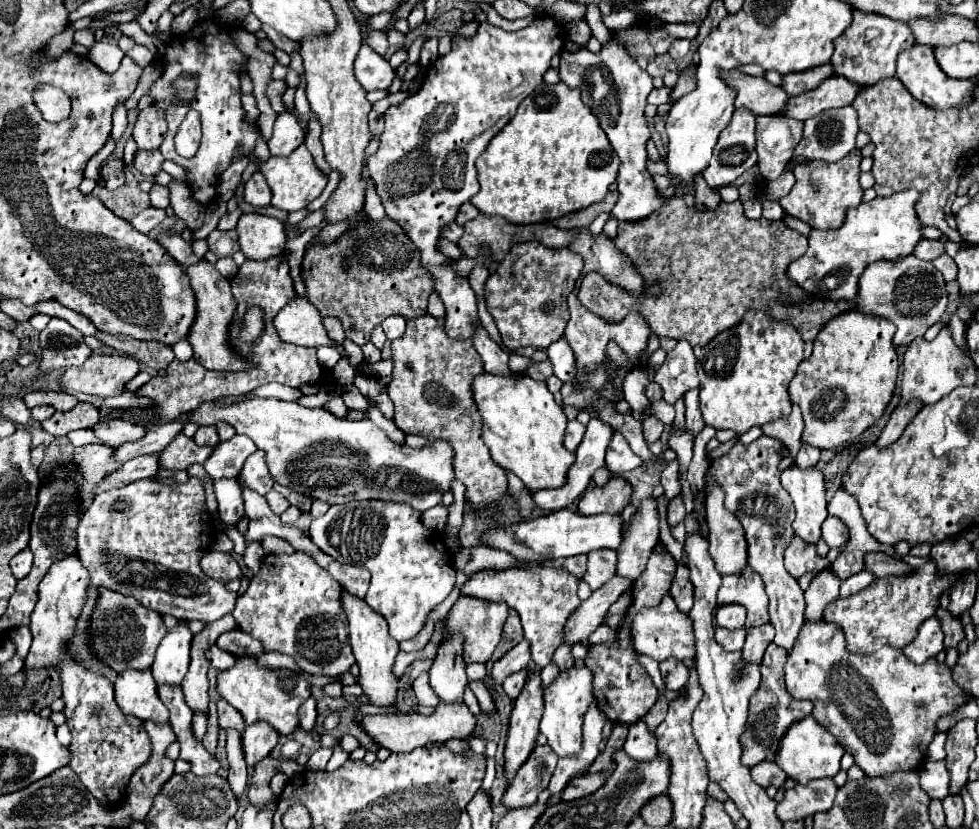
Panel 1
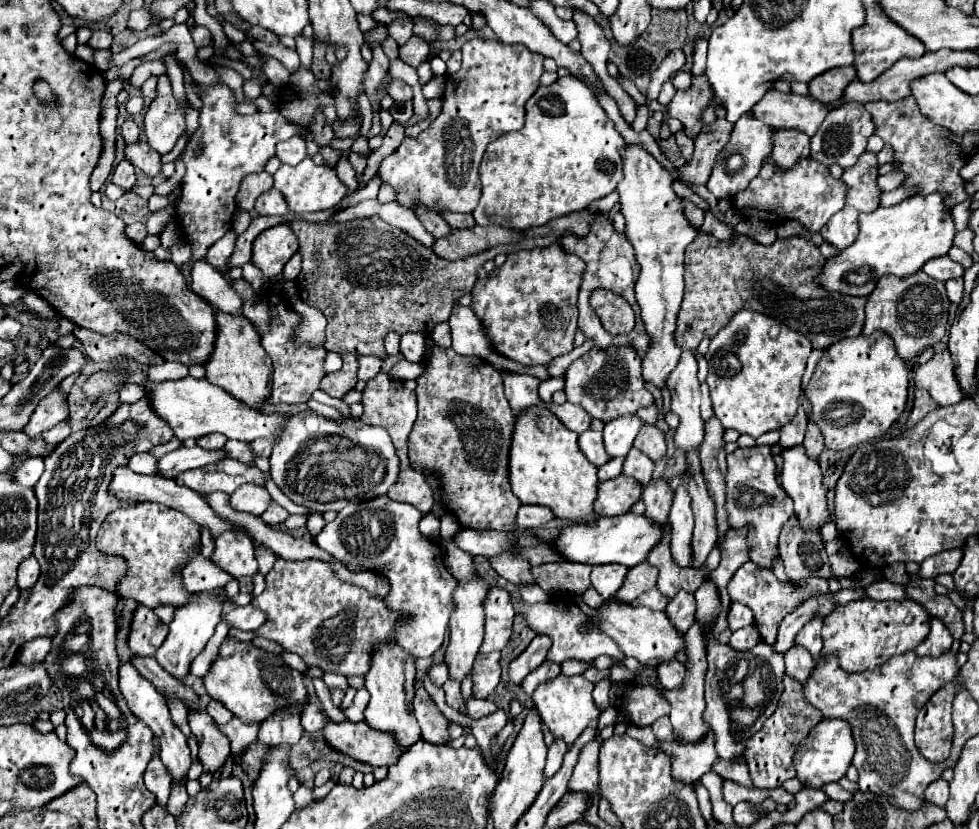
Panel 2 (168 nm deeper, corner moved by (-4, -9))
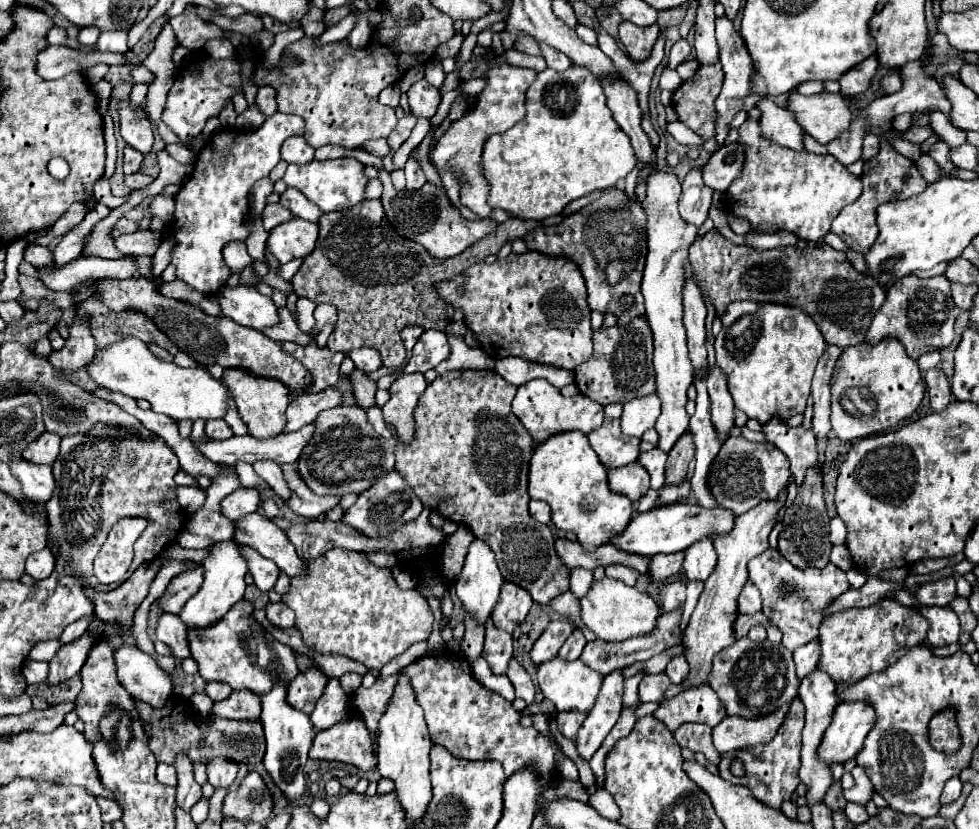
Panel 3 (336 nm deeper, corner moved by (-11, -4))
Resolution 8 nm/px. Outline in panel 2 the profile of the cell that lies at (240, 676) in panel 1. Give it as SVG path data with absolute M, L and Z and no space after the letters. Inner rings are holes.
M224 640L212 670L204 676L204 684L214 700L222 702L236 718L246 724L262 722L282 708L296 708L298 712L302 712L308 706L308 690L302 682L302 674L286 666L280 656L270 654L262 648L254 648L250 642ZM262 662L270 662L268 666L272 672L272 680L266 680Z

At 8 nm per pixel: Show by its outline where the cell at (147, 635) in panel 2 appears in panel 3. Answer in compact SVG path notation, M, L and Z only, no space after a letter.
M171 613L161 615L161 619L157 623L157 639L163 641L173 651L173 657L177 657L181 661L191 655L185 625L177 615L171 615Z

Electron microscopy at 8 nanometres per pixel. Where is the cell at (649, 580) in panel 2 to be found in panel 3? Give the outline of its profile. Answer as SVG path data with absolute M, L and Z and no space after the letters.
M683 551L671 555L651 557L651 581L665 581L671 575L677 575L683 565Z

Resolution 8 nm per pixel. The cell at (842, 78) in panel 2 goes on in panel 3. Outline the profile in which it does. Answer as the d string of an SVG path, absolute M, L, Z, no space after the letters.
M867 57L863 63L859 63L855 69L851 69L851 73L847 73L847 77L839 79L841 93L849 95L849 97L865 93L877 73L877 67L879 67L879 59Z

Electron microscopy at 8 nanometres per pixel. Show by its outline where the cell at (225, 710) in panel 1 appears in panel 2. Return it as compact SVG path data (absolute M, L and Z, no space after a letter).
M212 700L212 702L208 704L206 712L214 718L214 722L216 722L218 726L224 726L224 724L228 724L228 722L232 720L232 714L228 712L228 708L220 706L220 702L216 702L216 700Z

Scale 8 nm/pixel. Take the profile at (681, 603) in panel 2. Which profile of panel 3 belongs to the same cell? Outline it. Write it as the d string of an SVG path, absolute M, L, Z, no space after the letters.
M675 609L675 613L663 613L659 619L657 619L657 625L653 629L653 633L647 633L647 635L641 635L641 637L631 637L627 641L615 641L615 643L609 643L609 641L591 641L585 645L583 649L583 655L581 655L581 661L585 665L589 665L591 669L595 669L597 673L601 675L607 675L615 669L623 669L623 667L629 667L633 665L635 661L647 661L651 659L653 655L681 643L681 631L679 631L679 617L681 617L681 609Z

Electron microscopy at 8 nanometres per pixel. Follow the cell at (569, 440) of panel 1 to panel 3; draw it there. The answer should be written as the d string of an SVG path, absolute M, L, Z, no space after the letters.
M605 419L595 433L589 433L589 443L599 461L607 469L615 469L637 461L641 439L623 435L619 419Z

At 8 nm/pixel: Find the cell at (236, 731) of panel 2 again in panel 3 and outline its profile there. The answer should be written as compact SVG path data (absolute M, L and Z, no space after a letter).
M249 689L231 691L231 695L213 705L213 715L227 717L227 719L247 719L247 721L259 721L259 697Z

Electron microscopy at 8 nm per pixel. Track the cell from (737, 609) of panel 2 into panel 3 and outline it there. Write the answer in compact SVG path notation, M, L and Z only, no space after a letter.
M747 581L741 595L739 595L739 613L753 615L759 611L761 611L761 593L751 581Z

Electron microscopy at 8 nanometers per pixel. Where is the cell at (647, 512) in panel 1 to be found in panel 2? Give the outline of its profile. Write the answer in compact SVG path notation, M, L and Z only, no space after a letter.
M664 478L648 484L644 488L644 494L642 494L642 500L646 504L646 514L644 516L658 526L666 524L668 522L668 510L672 506L672 494L674 492L668 488Z

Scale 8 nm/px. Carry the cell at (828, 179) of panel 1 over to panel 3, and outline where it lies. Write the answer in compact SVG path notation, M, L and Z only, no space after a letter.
M883 145L883 147L881 147L877 157L873 157L871 161L865 161L865 165L863 165L863 175L861 175L863 193L859 195L857 201L847 205L835 217L835 221L831 225L833 233L837 233L853 251L863 253L863 255L871 249L871 245L875 243L875 239L879 235L877 207L881 203L887 203L887 201L893 201L893 199L907 199L911 195L917 195L917 193L925 191L925 187L927 187L927 181L921 177L921 173L917 171L917 167L911 159L903 157L895 149L889 149L889 145Z

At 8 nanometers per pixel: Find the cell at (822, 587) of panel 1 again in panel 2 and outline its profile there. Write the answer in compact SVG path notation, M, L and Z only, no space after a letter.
M814 616L810 622L806 622L794 642L794 644L804 646L806 650L810 650L810 654L814 654L814 658L820 656L820 652L822 652L822 636L820 636L822 620L824 620L822 616Z

